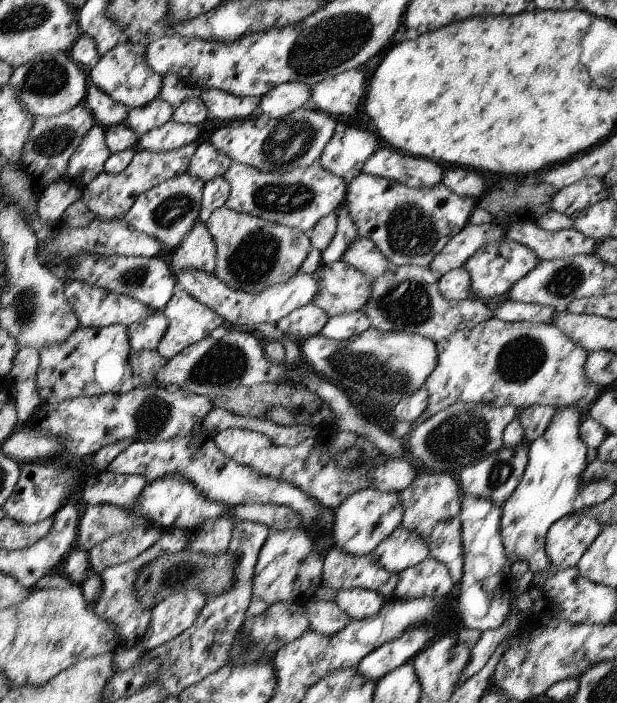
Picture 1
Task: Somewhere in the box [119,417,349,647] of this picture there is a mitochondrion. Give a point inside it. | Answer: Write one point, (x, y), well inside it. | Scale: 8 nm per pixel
(179, 572)

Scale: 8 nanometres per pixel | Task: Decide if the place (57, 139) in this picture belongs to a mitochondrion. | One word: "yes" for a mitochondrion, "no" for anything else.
yes

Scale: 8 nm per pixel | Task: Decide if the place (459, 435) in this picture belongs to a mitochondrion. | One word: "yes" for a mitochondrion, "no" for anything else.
yes

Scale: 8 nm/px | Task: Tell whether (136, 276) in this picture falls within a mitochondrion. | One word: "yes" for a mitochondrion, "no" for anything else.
yes

